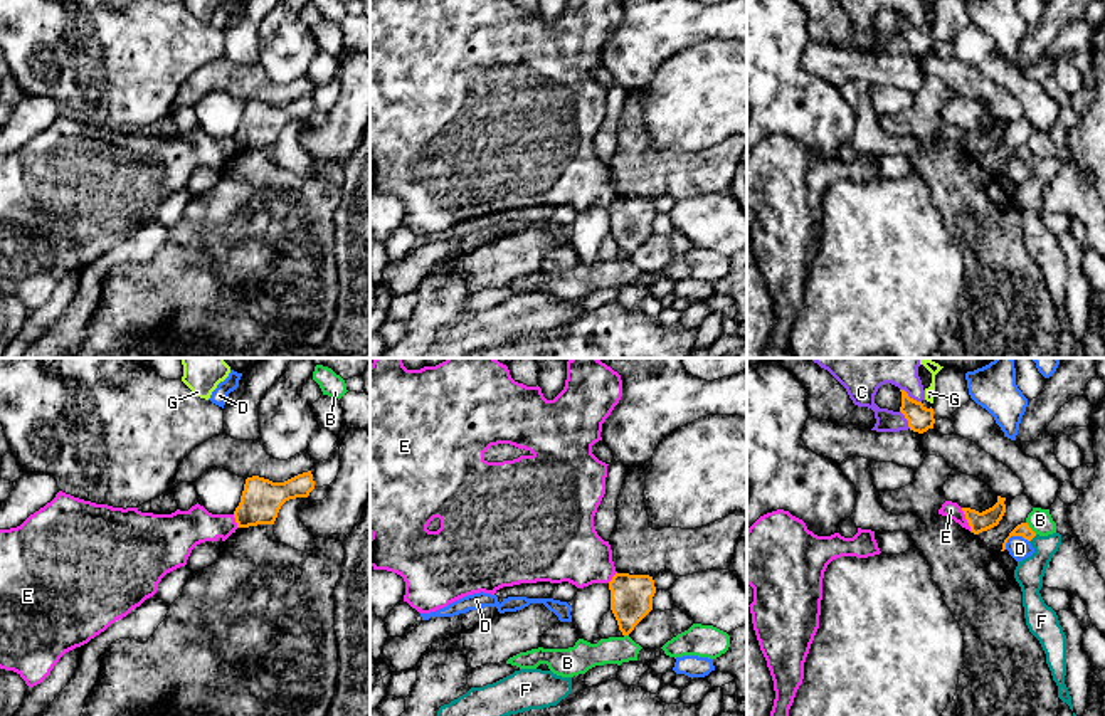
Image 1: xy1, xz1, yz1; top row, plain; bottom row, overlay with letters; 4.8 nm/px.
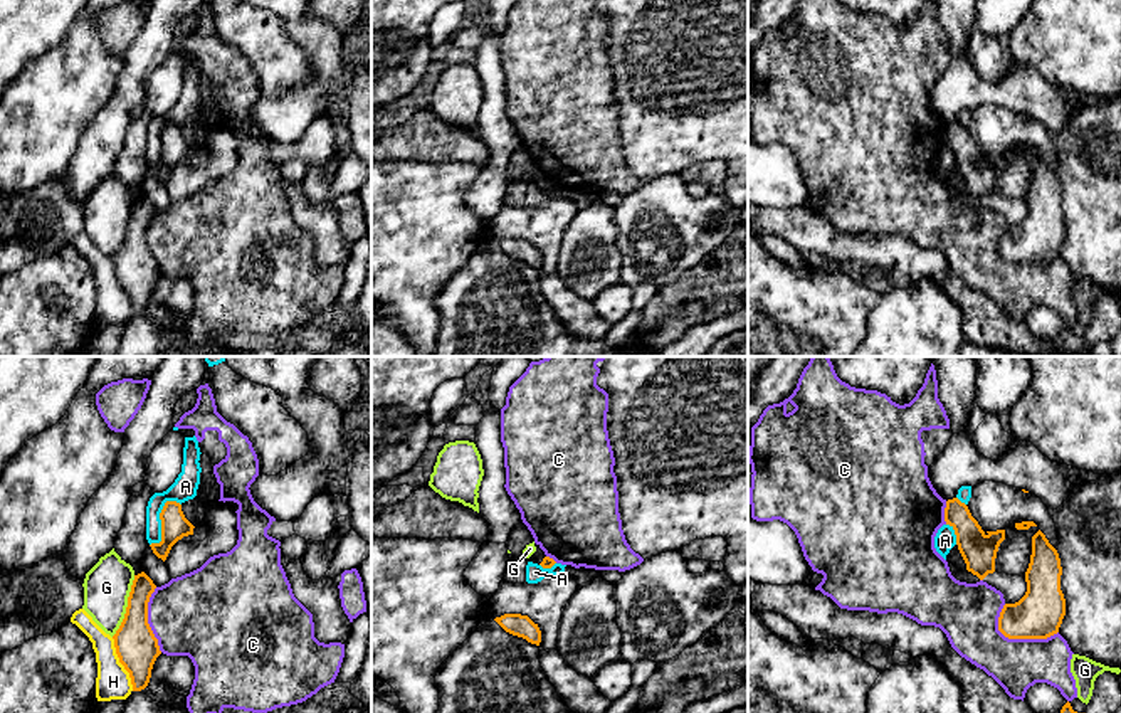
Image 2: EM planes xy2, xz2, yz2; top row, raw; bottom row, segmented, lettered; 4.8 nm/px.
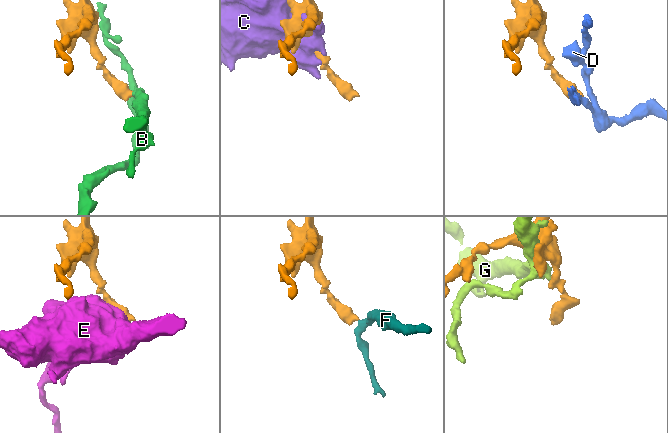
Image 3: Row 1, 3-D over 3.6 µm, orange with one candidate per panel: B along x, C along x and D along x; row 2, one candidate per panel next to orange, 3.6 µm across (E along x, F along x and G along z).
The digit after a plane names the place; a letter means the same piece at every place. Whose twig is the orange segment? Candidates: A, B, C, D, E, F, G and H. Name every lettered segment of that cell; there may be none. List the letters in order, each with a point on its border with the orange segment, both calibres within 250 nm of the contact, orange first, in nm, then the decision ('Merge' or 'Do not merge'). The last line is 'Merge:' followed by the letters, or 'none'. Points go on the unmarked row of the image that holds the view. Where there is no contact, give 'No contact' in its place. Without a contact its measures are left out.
A: Touches orange at xy2 (160, 142). Thickness 130 nm (orange) against 120 nm. Do not merge
B: Touches orange at yz1 (1030, 152). Thickness 70 nm (orange) against 110 nm. Do not merge
C: Touches orange at yz2 (1022, 261). Thickness 220 nm (orange) against 260 nm. Do not merge
D: Touches orange at yz1 (1013, 158). Thickness 70 nm (orange) against 110 nm. Do not merge
E: Touches orange at yz1 (966, 142). Thickness 100 nm (orange) against 80 nm. Do not merge
F: Touches orange at yz1 (1033, 160). Thickness 70 nm (orange) against 140 nm. Merge
G: Touches orange at xy2 (128, 229). Thickness 200 nm (orange) against 220 nm. Do not merge
H: Touches orange at xy2 (121, 286). Thickness 200 nm (orange) against 170 nm. Do not merge
Merge: F

